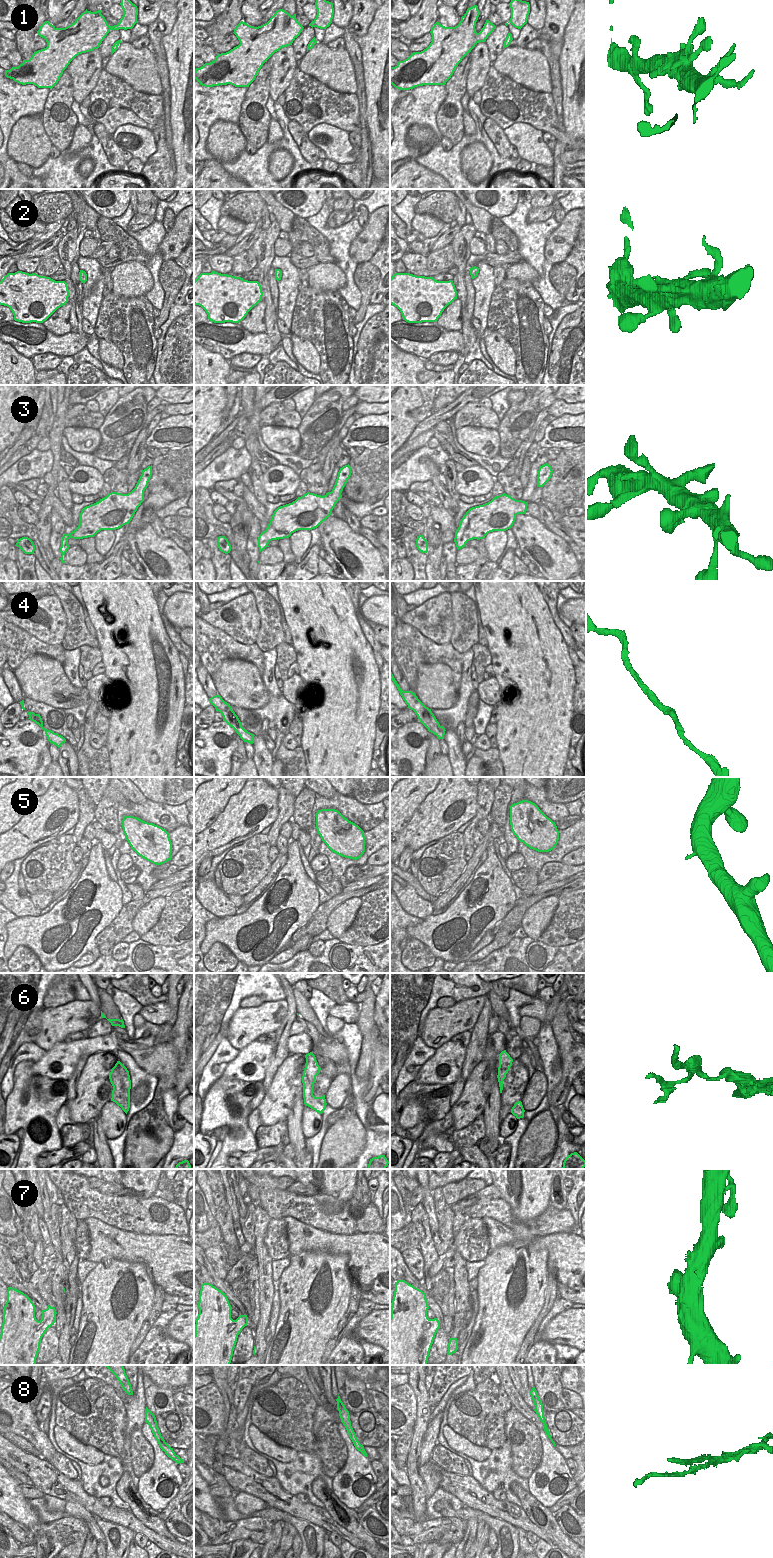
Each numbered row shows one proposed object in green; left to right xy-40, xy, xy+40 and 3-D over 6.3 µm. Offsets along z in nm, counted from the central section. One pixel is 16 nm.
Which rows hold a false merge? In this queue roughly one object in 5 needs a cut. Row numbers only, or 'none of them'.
6, 8

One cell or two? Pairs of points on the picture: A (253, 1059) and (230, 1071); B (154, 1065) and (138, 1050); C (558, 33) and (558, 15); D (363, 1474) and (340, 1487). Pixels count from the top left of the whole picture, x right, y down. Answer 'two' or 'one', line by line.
A: one
B: one
C: one
D: one

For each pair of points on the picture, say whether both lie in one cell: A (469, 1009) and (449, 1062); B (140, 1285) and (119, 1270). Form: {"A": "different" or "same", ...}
{"A": "different", "B": "same"}

